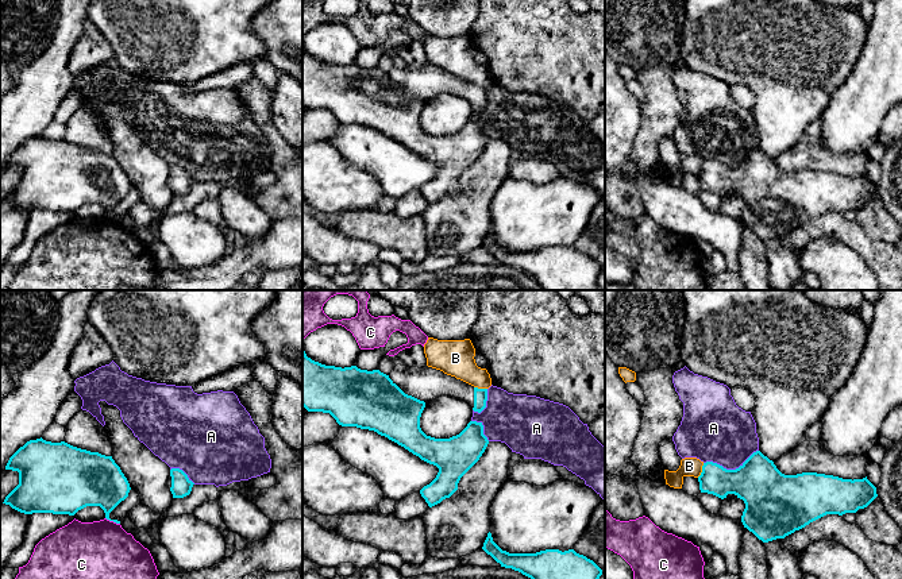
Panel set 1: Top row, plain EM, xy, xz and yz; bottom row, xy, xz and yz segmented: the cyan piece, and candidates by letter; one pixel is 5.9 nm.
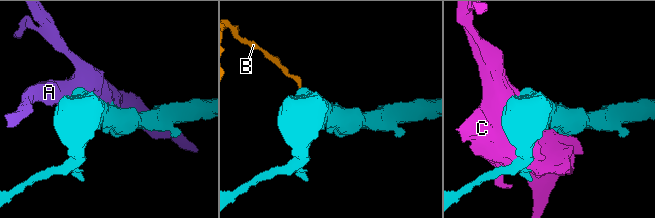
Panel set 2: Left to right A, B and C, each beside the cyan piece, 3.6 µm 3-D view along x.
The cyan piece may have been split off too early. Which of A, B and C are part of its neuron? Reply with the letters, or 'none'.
none

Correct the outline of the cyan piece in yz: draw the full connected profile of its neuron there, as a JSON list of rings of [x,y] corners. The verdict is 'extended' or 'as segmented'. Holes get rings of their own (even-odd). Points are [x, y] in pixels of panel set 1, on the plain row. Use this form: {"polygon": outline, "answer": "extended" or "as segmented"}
{"polygon": [[[760,148],[753,150],[736,167],[726,167],[717,161],[706,159],[698,180],[701,190],[713,192],[721,197],[728,192],[735,192],[743,197],[745,206],[741,220],[763,240],[785,236],[826,212],[856,211],[878,194],[876,185],[867,174],[852,178],[817,170],[785,173]]], "answer": "as segmented"}

